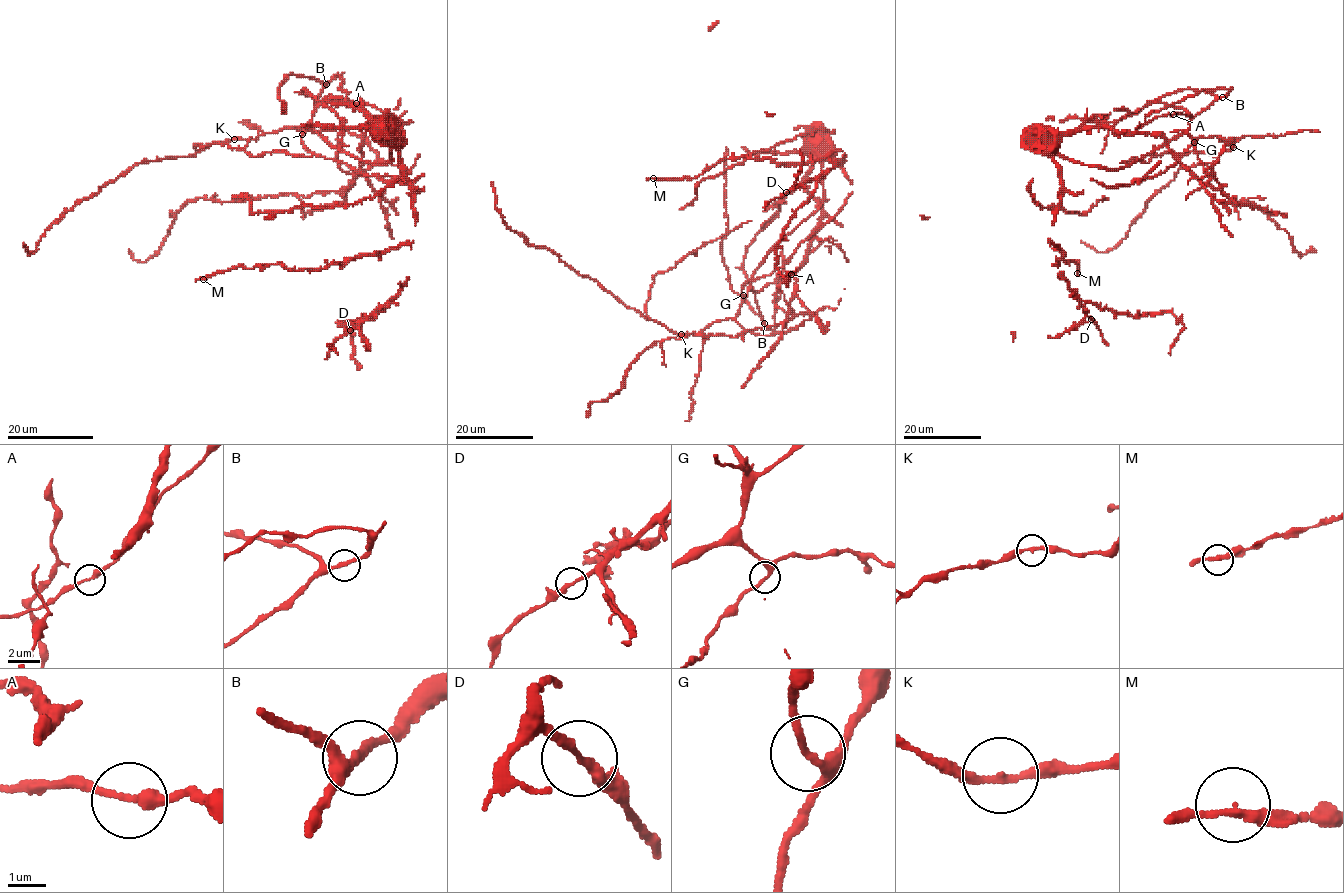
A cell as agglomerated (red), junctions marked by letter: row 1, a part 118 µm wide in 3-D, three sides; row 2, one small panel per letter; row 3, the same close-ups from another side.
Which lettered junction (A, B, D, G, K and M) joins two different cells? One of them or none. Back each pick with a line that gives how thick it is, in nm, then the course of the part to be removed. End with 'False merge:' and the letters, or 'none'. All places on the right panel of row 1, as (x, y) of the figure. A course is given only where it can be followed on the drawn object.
False merge: none

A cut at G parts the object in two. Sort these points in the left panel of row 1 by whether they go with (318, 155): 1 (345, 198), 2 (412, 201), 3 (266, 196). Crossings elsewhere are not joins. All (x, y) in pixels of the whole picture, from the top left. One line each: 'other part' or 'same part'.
1: other part
2: other part
3: other part

